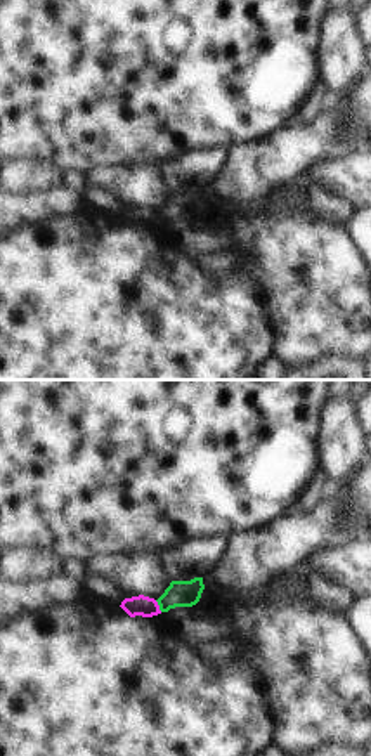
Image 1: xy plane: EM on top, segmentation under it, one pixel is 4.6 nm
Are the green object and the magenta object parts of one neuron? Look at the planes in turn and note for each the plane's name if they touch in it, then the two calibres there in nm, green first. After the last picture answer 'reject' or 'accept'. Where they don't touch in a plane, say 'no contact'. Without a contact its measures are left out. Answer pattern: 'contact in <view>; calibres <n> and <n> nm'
contact in xy; calibres 130 and 100 nm

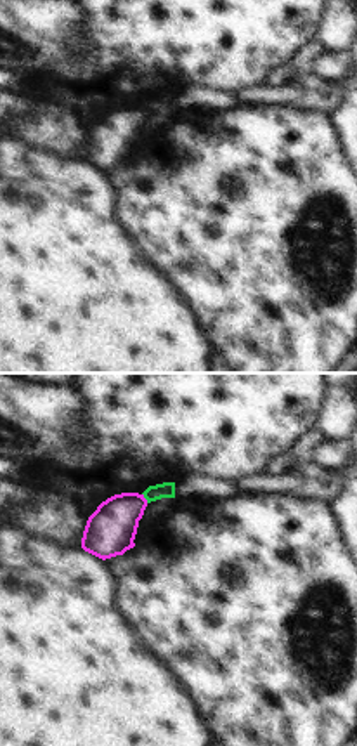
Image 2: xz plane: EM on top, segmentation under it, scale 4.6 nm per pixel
contact in xz; calibres 80 and 240 nm

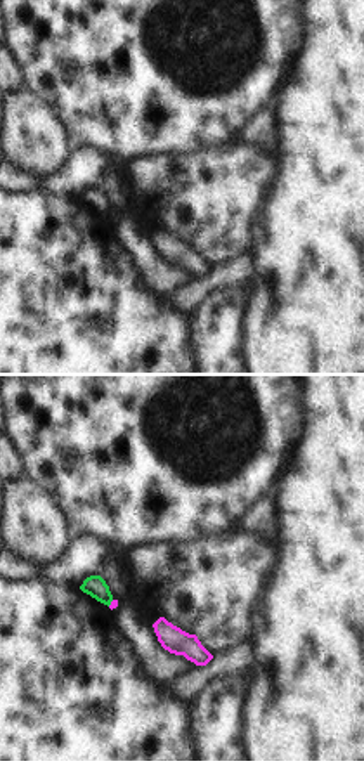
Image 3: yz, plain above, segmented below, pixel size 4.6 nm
contact in yz; calibres 100 and 30 nm

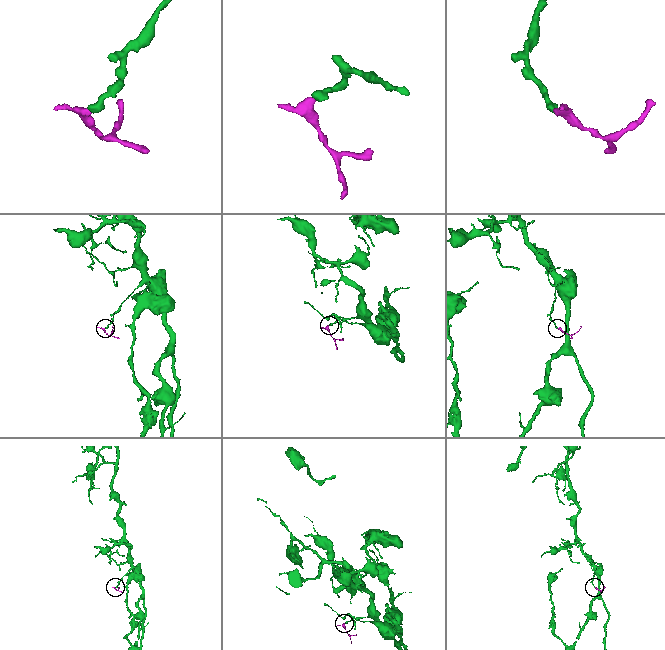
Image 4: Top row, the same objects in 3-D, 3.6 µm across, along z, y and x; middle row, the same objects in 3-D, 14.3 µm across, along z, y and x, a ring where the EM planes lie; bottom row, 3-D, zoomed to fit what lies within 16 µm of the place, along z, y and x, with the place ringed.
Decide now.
reject

